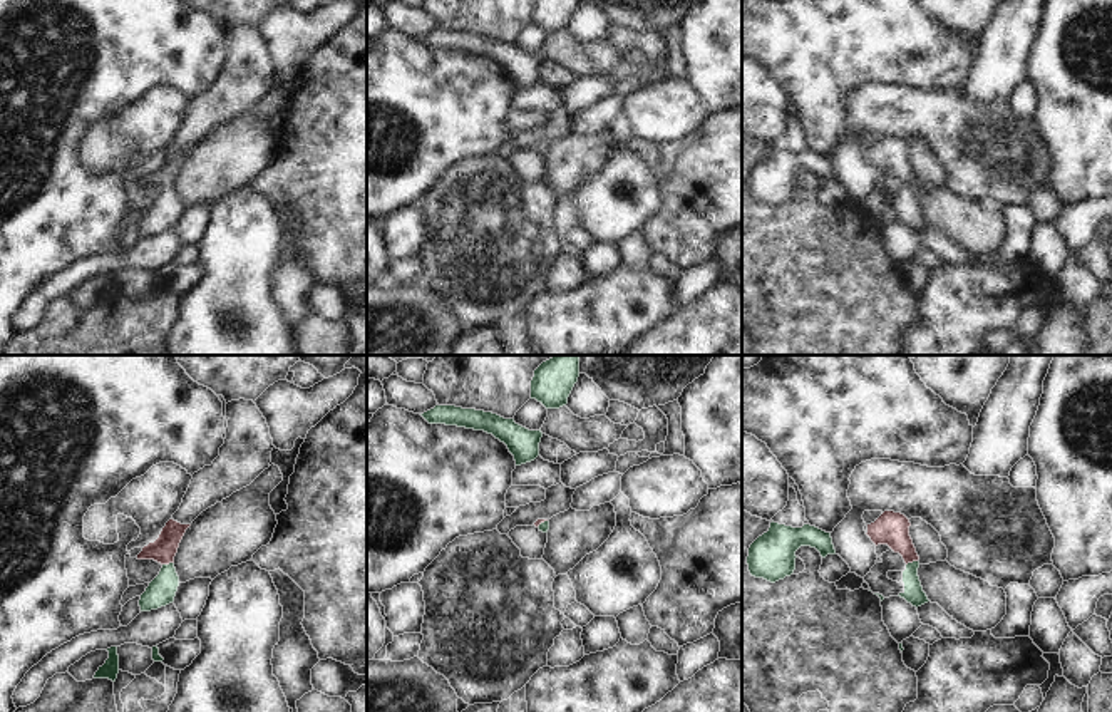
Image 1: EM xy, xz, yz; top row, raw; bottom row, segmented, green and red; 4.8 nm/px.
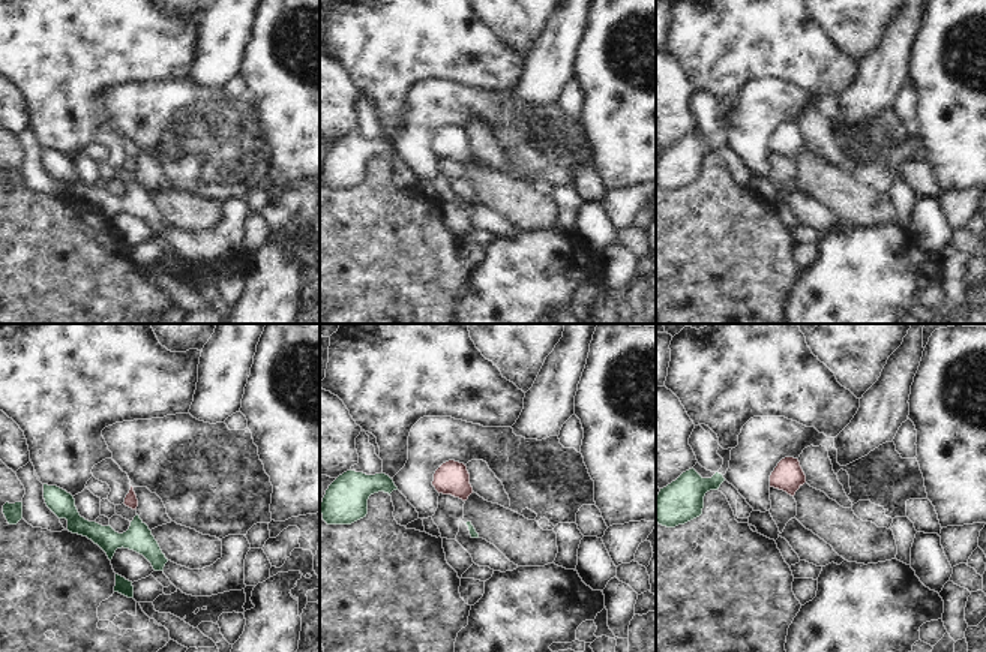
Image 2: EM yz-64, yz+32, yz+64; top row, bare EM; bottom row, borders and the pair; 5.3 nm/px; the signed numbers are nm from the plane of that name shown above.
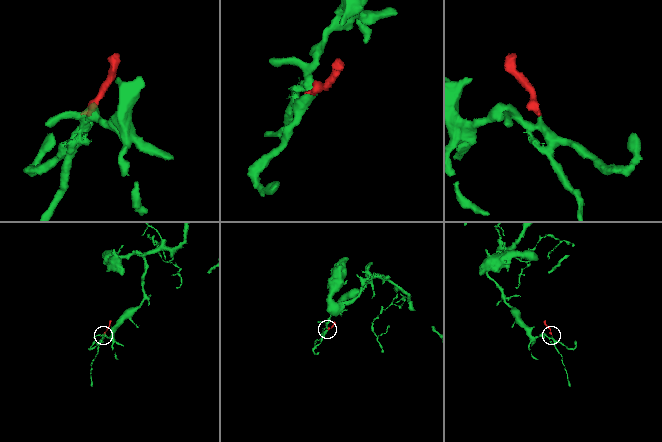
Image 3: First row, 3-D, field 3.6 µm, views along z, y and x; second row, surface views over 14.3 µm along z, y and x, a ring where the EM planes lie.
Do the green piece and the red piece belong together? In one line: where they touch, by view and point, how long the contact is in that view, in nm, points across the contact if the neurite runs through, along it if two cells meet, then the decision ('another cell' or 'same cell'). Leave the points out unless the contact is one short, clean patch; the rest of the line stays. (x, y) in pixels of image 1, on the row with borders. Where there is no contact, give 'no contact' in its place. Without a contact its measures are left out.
meets green in xy at (169, 563); contact 60 nm long; runs through xy (161, 592), (168, 580), (169, 563), (163, 550); same cell

